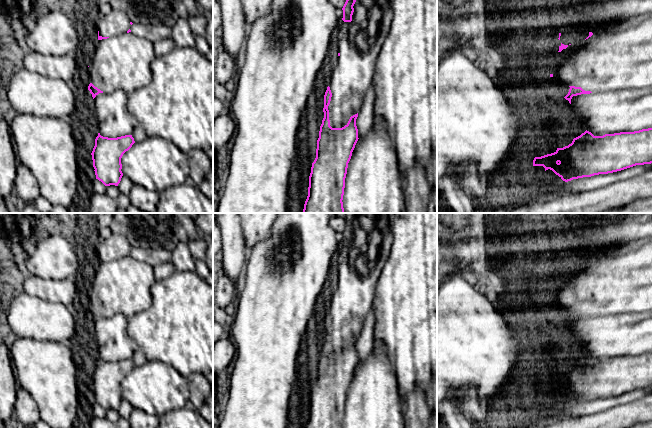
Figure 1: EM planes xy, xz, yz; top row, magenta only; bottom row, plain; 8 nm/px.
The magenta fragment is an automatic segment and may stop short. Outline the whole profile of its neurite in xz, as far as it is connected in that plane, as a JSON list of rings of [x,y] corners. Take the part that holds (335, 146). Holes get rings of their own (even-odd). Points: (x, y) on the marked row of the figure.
[[[328,86],[303,213],[345,213],[342,200],[348,163],[359,139],[356,126],[358,113],[351,116],[344,127],[332,128],[328,110],[331,97]]]

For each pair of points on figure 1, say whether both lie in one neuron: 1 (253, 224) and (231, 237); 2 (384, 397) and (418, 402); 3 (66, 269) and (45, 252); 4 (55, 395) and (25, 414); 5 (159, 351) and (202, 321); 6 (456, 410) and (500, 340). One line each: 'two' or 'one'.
1: two
2: two
3: one
4: two
5: one
6: two

